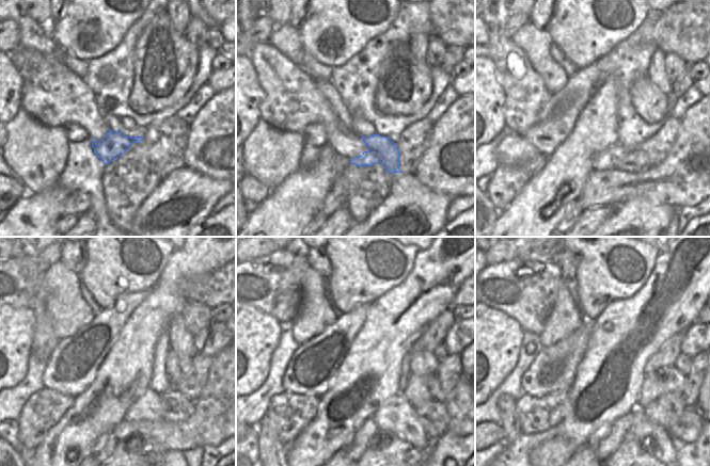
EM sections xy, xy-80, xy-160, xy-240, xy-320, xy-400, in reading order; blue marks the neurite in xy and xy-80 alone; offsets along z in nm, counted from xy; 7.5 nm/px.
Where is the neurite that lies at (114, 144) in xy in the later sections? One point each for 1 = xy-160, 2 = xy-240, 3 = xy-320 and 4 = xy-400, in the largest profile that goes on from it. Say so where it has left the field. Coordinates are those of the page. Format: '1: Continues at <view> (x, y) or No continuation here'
1: Continues at xy-160 (635, 161)
2: Continues at xy-240 (176, 407)
3: Continues at xy-320 (432, 415)
4: Continues at xy-400 (689, 426)

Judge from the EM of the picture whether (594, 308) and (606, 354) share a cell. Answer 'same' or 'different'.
different

